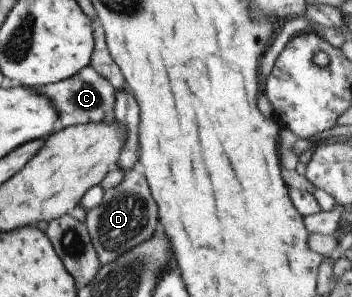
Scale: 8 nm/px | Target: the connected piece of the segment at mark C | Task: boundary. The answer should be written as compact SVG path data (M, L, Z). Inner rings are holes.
M90 65L85 66L85 68L82 68L77 74L71 75L69 78L44 86L29 87L28 89L35 90L37 94L47 98L55 106L57 120L61 122L63 128L87 124L87 122L93 122L93 124L101 122L105 118L105 114L111 112L116 92L113 86L100 74L97 74Z

